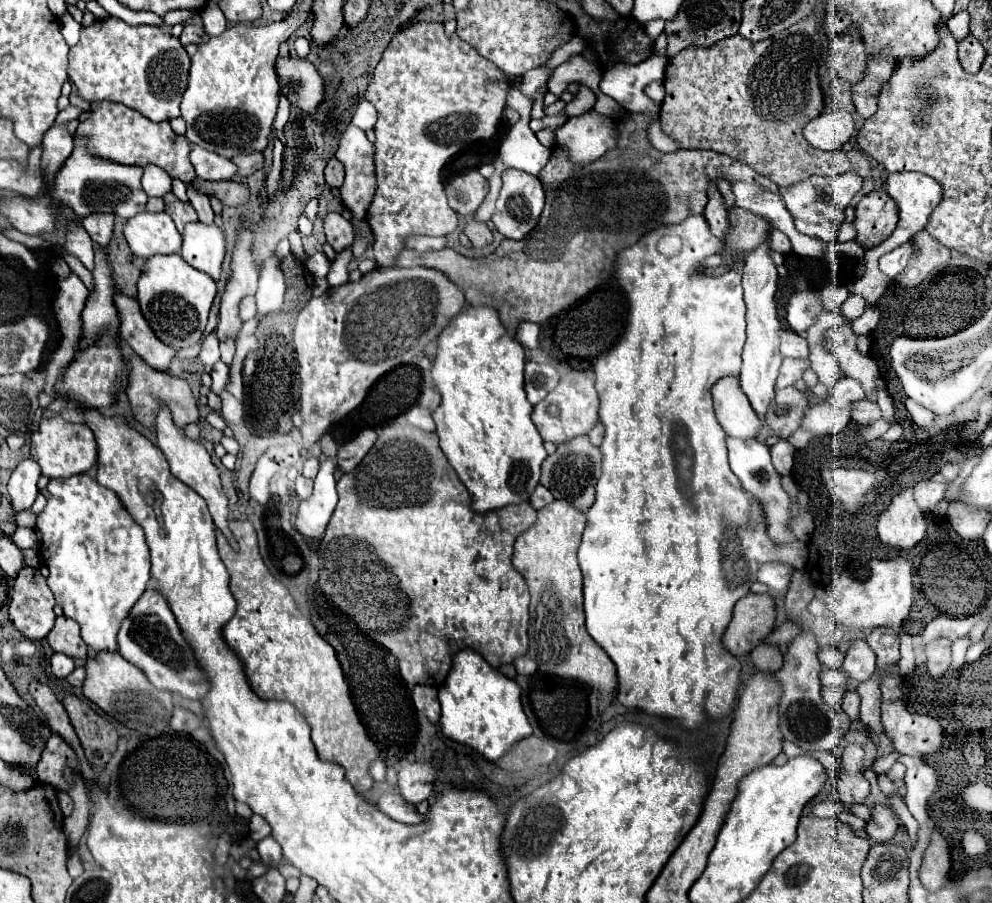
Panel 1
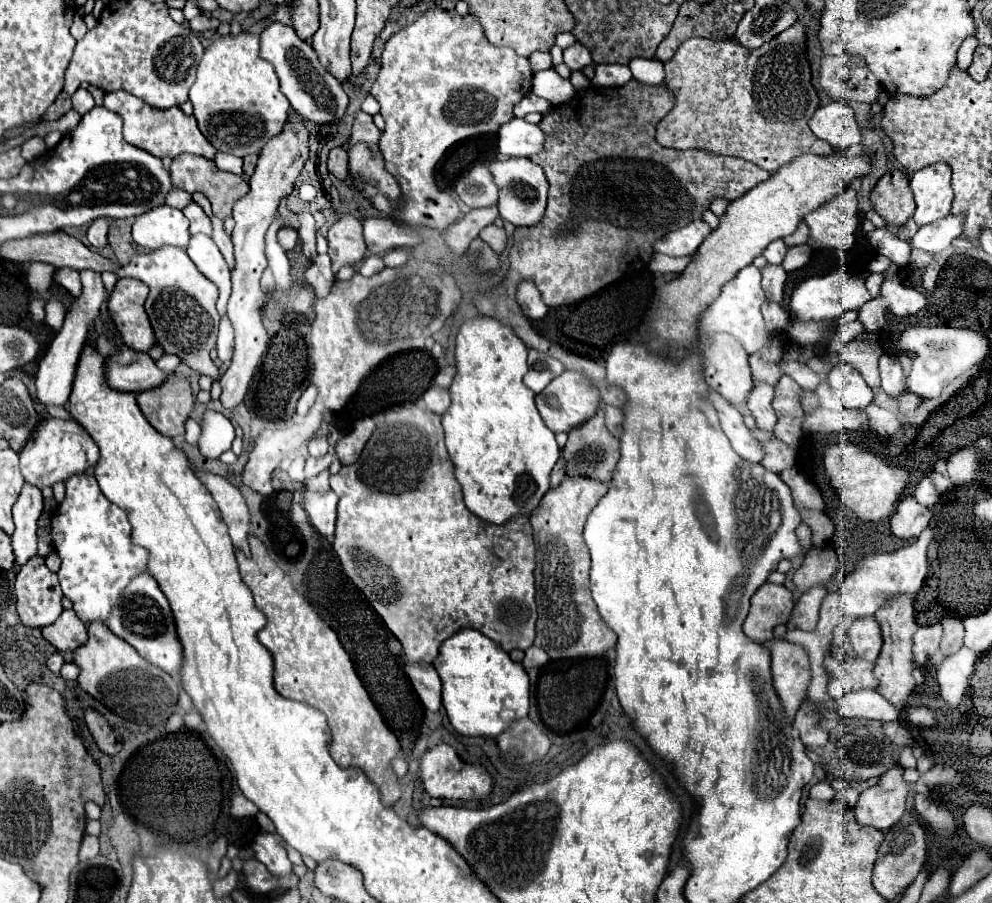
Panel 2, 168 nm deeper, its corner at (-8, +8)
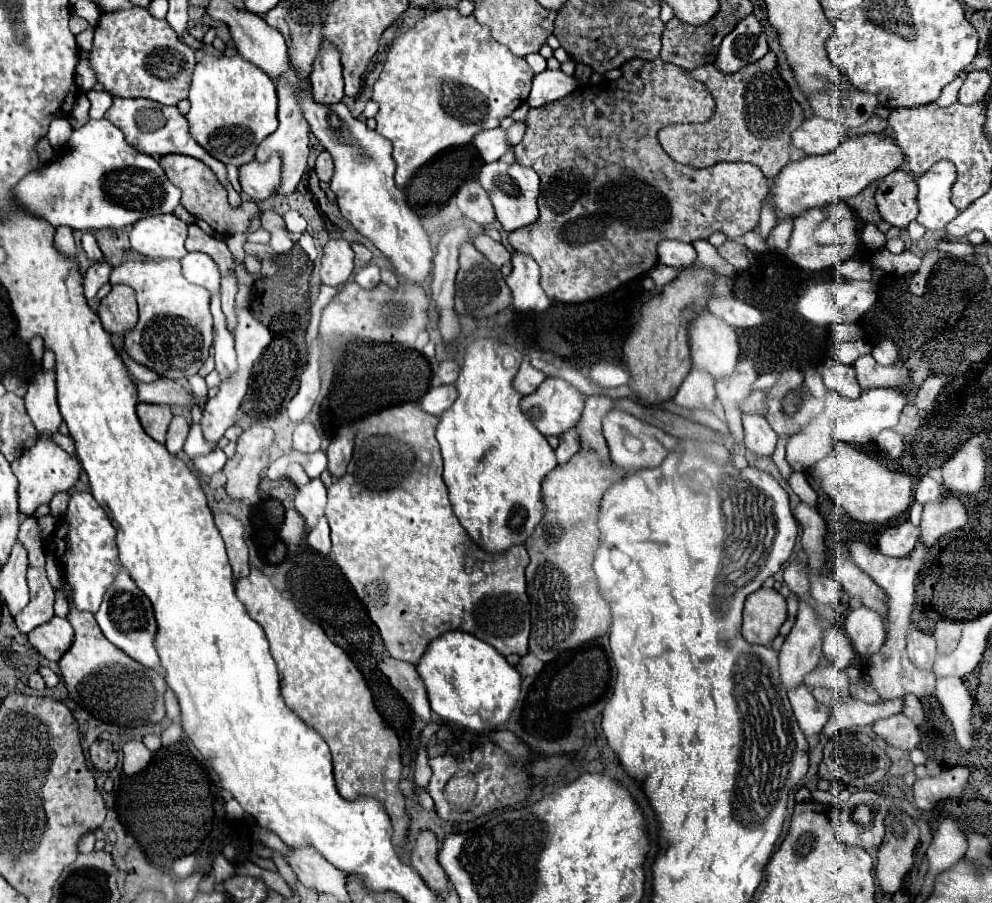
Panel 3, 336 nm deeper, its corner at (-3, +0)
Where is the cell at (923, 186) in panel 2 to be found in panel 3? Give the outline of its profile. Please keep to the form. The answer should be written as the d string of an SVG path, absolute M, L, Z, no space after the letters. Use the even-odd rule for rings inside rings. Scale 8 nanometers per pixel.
M938 161L934 167L930 167L920 179L918 179L918 207L920 207L920 213L916 217L916 221L926 227L928 231L940 231L944 229L944 225L948 221L952 221L956 215L958 215L958 209L950 203L950 189L952 189L952 183L956 179L956 169L950 161Z

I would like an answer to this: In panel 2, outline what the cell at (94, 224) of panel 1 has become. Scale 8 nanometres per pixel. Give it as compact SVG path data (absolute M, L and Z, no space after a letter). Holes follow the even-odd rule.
M97 219L91 223L87 231L87 239L93 247L103 249L107 245L107 229L109 229L109 219Z

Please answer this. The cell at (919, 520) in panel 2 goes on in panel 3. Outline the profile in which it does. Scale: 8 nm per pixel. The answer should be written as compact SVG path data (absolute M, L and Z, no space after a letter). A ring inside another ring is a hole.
M904 521L896 527L890 527L878 541L878 549L890 557L908 555L920 539L920 527L914 527L910 521Z

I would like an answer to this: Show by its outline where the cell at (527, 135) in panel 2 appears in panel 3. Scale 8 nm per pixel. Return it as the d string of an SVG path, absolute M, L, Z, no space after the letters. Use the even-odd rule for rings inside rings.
M496 127L496 129L488 129L488 131L480 131L474 141L476 149L480 151L482 159L486 163L492 163L492 161L498 161L504 153L510 151L510 143L506 139L506 129L502 127Z

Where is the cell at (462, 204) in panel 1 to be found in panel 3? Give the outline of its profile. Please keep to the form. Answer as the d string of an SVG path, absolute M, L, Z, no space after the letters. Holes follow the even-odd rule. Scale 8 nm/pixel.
M466 181L456 193L456 203L464 217L480 225L488 225L496 219L488 193L482 189L482 185L478 185L478 181Z

